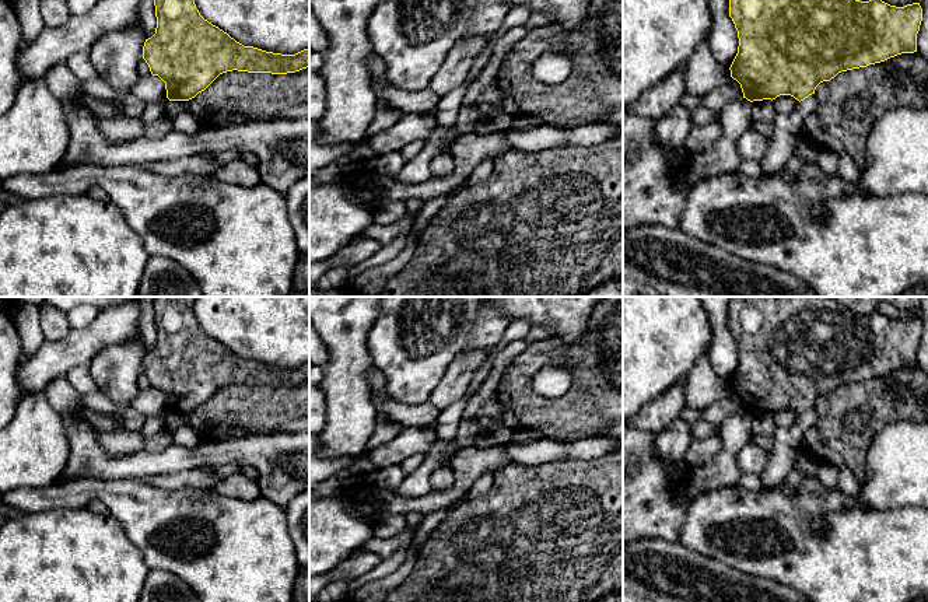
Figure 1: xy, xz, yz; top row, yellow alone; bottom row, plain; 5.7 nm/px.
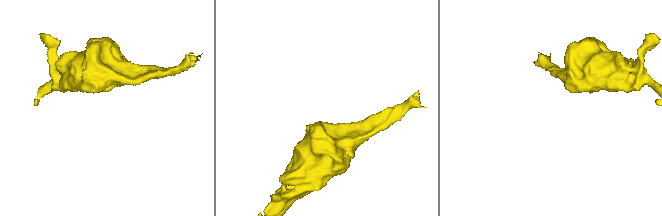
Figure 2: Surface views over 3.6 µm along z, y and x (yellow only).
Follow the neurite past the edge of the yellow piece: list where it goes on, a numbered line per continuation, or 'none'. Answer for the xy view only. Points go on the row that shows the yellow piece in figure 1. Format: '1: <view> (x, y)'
none

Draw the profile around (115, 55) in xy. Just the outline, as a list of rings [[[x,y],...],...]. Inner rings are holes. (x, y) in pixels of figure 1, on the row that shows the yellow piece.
[[[132,25],[101,35],[90,50],[91,63],[99,78],[123,97],[129,95],[140,80],[137,66],[143,59],[144,42],[143,28]]]

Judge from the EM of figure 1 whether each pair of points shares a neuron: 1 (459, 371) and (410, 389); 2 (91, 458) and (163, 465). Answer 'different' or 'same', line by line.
1: different
2: same

